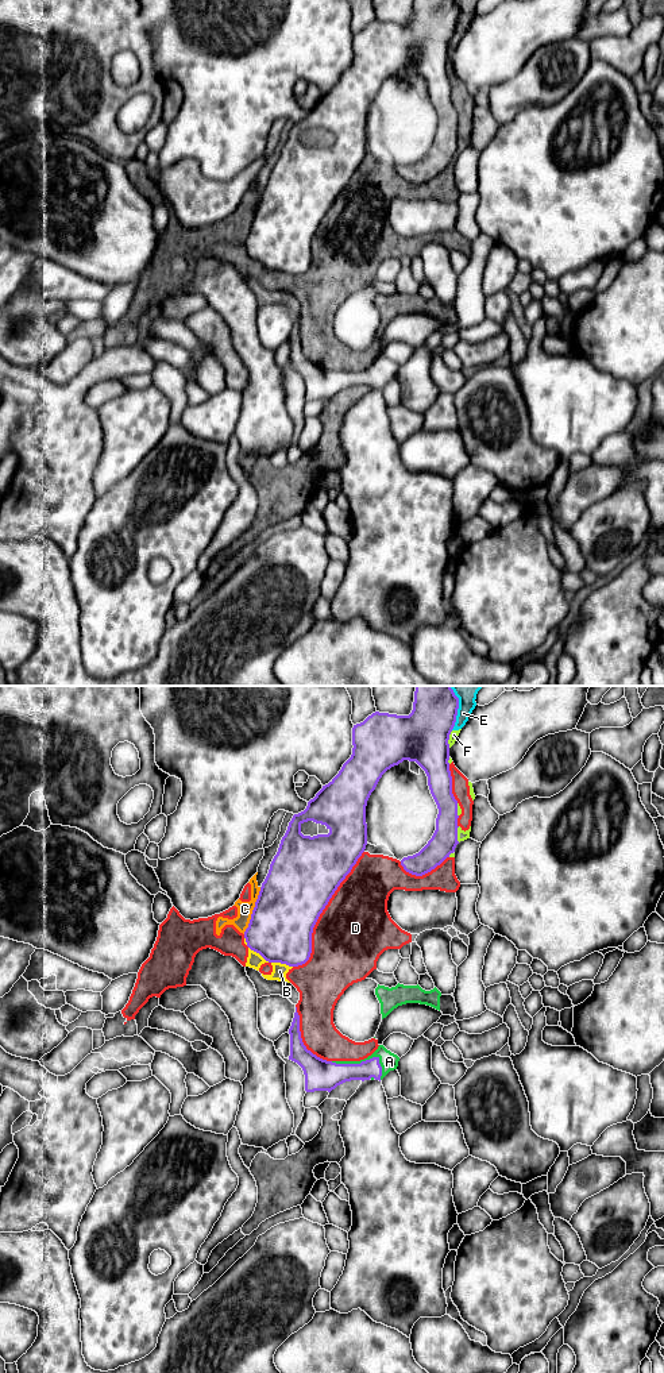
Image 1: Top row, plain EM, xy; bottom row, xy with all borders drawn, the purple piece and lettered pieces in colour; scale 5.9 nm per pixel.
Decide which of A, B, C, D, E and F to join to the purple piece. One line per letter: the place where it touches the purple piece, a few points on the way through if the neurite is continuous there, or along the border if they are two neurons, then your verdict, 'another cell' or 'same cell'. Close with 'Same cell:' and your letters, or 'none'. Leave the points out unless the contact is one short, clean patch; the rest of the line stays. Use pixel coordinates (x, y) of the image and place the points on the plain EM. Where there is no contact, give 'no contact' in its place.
A: xy (363, 370) | another cell
B: xy (282, 272) | along xy (271, 270), (280, 270), (292, 276) | another cell
C: xy (253, 219) | another cell
D: xy (321, 220) | another cell
E: xy (456, 19) | another cell
F: xy (448, 47) | another cell
Same cell: none

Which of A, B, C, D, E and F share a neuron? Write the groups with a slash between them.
A B C D E F

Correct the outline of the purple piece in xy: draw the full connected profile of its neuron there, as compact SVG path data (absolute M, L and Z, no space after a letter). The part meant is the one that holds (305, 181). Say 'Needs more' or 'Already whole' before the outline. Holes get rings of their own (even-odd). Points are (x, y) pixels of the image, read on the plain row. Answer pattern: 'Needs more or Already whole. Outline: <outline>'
Already whole. Outline: M414 0L413 19L409 24L397 24L375 20L363 31L352 36L352 63L343 73L339 82L308 111L304 120L294 123L281 149L269 182L262 192L248 236L244 240L247 255L259 262L269 271L281 271L289 275L305 273L312 262L313 236L328 213L329 208L351 181L367 154L366 115L382 84L404 69L416 70L428 85L431 103L437 113L436 139L428 153L416 163L404 166L401 174L412 184L422 185L440 174L455 161L458 150L458 109L452 103L452 85L449 80L449 43L455 35L459 7L453 0ZM313 130L325 134L328 143L304 144L301 134Z

